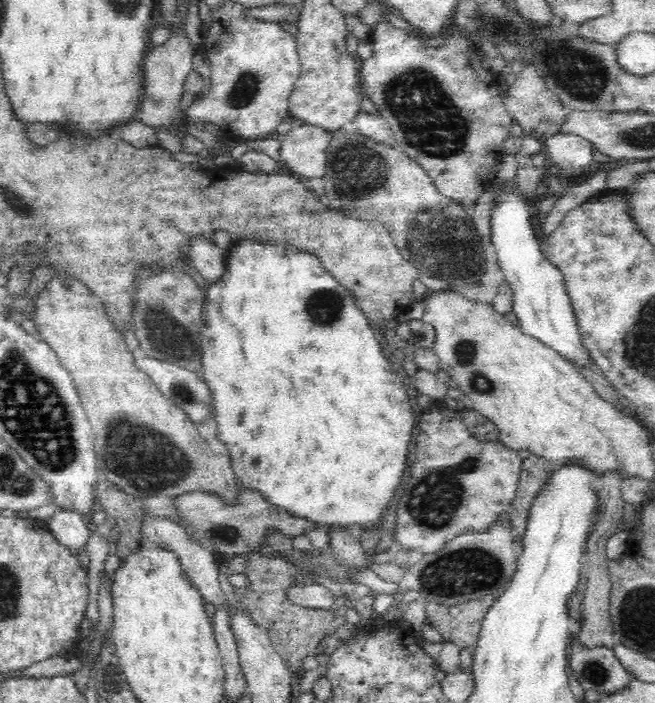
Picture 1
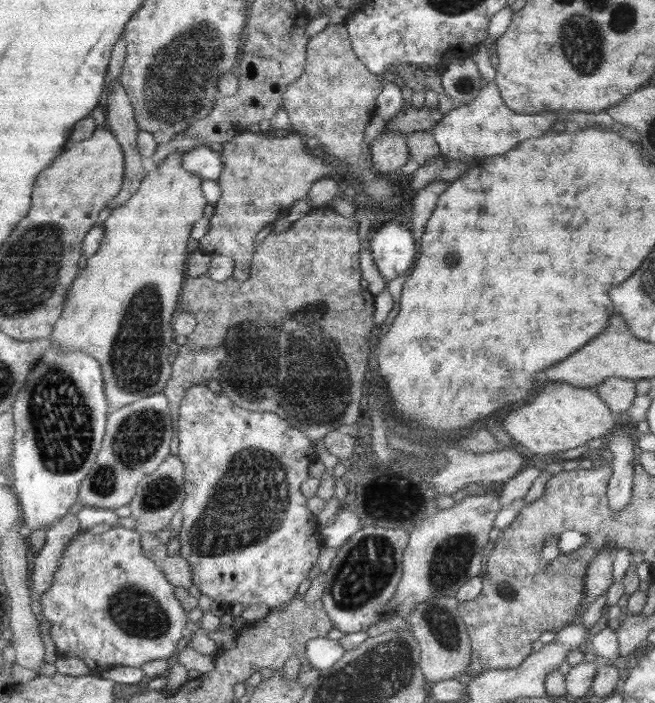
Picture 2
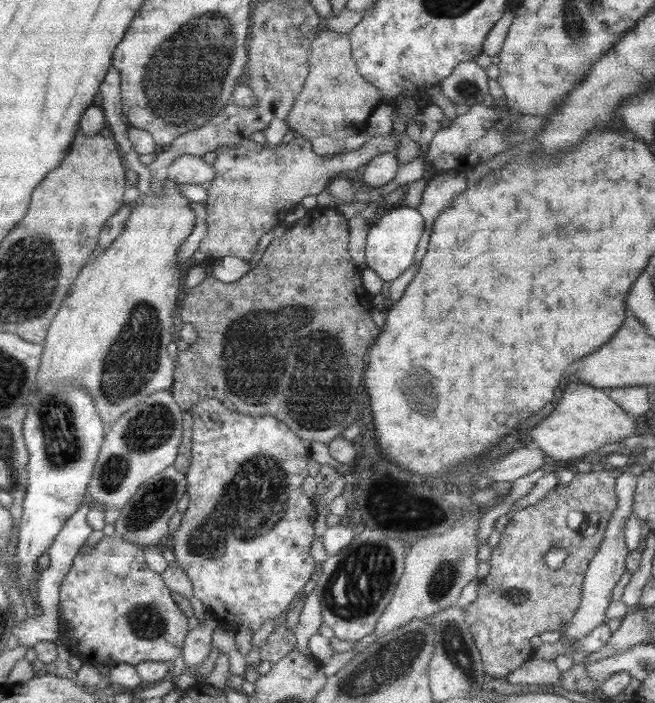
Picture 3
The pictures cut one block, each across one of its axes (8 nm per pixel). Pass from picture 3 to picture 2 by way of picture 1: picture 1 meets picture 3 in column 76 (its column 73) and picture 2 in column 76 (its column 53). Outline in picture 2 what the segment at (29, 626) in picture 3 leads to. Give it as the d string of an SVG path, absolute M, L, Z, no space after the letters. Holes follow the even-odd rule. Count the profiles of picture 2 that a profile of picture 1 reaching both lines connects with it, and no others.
M66 515L48 528L44 546L34 560L34 574L31 577L33 585L30 591L32 600L40 602L40 593L44 593L52 585L52 576L57 570L57 563L64 547L70 543L70 539L83 531L76 516Z

